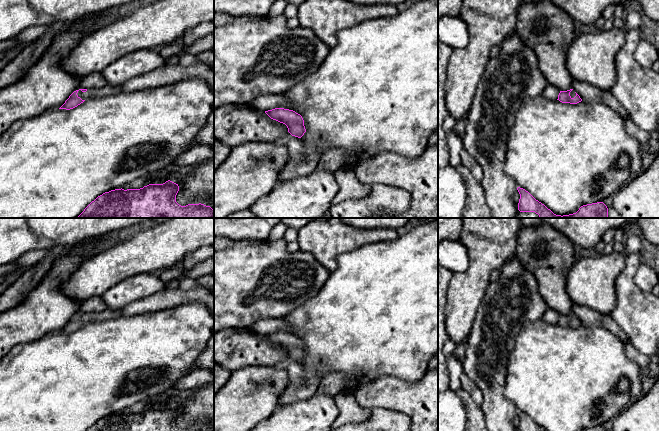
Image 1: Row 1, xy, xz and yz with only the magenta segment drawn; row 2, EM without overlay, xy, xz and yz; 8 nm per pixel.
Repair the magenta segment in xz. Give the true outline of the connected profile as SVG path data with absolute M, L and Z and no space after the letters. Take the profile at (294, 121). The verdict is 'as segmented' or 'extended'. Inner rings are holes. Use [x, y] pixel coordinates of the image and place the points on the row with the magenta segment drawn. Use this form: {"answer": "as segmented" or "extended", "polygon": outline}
{"answer": "as segmented", "polygon": "M275 108L265 111L273 120L283 123L287 126L288 132L295 137L301 138L306 132L302 116L293 110L284 108Z"}

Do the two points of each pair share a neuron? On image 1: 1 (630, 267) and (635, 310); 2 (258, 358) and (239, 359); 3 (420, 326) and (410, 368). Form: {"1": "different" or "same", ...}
{"1": "same", "2": "same", "3": "same"}

